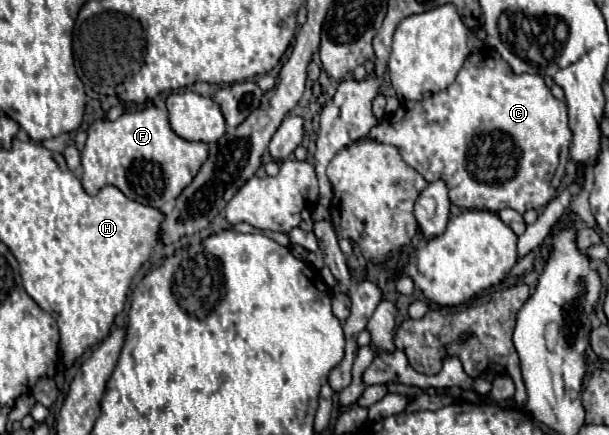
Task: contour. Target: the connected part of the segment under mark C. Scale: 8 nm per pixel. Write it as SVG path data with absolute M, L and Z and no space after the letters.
M484 47L466 59L448 89L432 95L432 117L428 117L428 121L424 121L424 105L416 105L416 101L404 101L384 125L380 121L362 141L394 145L402 159L428 183L442 179L448 185L450 201L460 209L486 209L494 213L506 207L518 213L540 209L554 197L560 179L564 177L564 165L568 161L568 149L572 141L572 131L568 129L568 107L566 101L558 101L550 93L540 75L516 75L508 71L512 71L510 65L494 49Z

